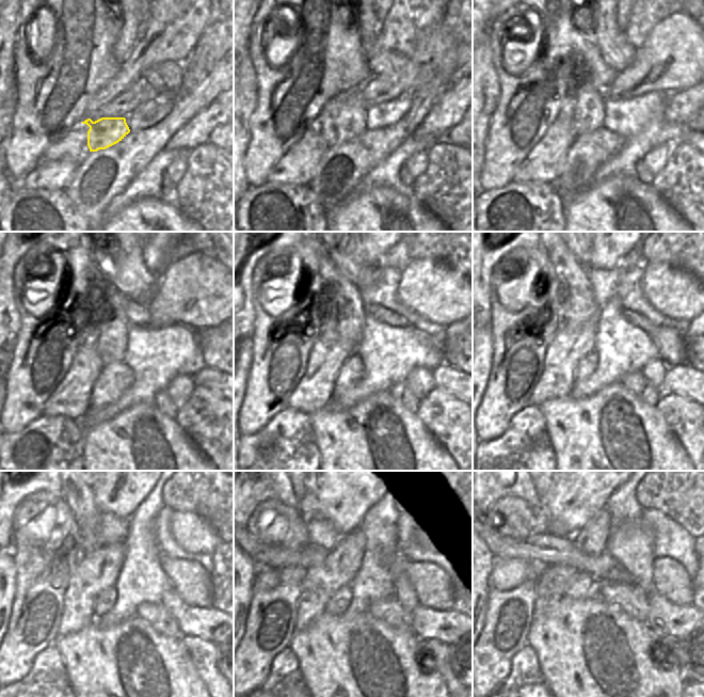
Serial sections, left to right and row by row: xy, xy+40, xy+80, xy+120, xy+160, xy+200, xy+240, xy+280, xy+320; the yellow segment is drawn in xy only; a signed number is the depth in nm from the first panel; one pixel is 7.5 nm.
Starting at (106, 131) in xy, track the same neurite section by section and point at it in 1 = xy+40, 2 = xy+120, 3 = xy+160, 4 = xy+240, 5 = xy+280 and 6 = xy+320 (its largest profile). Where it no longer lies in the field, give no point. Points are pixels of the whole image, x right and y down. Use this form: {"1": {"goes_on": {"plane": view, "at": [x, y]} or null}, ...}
{"1": {"goes_on": {"plane": "xy+40", "at": [342, 119]}}, "2": {"goes_on": {"plane": "xy+120", "at": [110, 344]}}, "3": {"goes_on": {"plane": "xy+160", "at": [351, 320]}}, "4": {"goes_on": {"plane": "xy+240", "at": [95, 529]}}, "5": {"goes_on": {"plane": "xy+280", "at": [321, 532]}}, "6": {"goes_on": {"plane": "xy+320", "at": [540, 492]}}}

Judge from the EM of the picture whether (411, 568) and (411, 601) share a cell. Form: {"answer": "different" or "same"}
{"answer": "different"}

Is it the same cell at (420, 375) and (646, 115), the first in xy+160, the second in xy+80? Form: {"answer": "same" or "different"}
{"answer": "different"}

